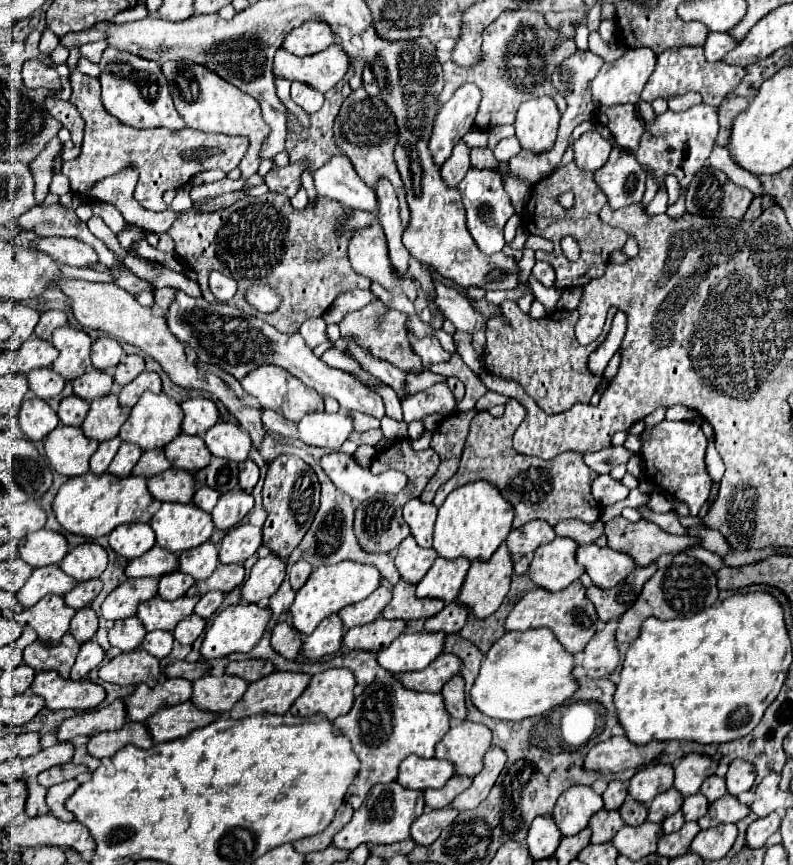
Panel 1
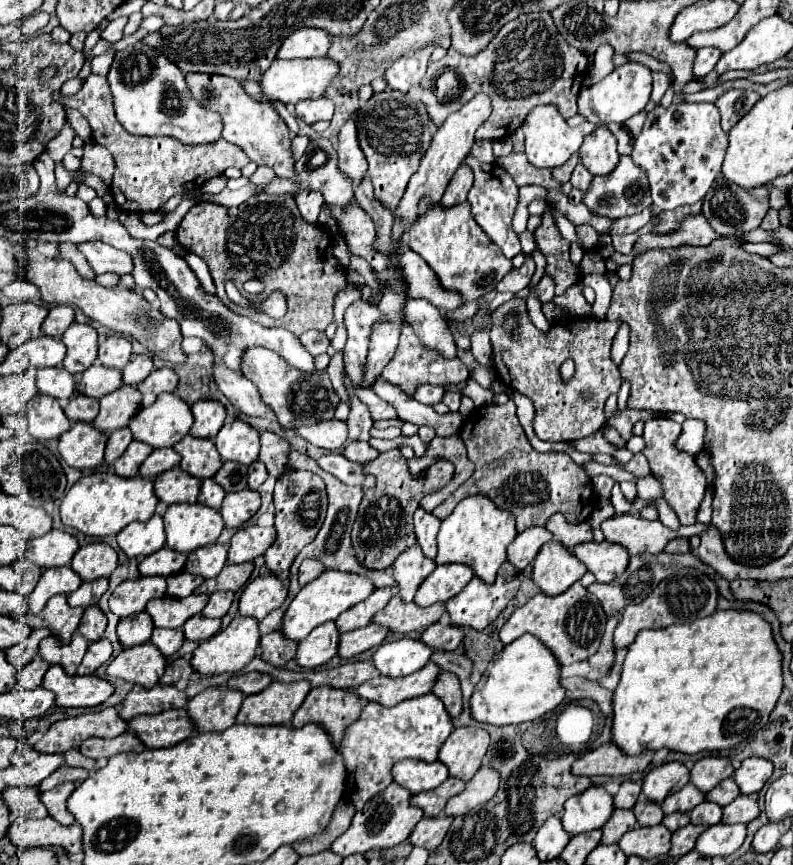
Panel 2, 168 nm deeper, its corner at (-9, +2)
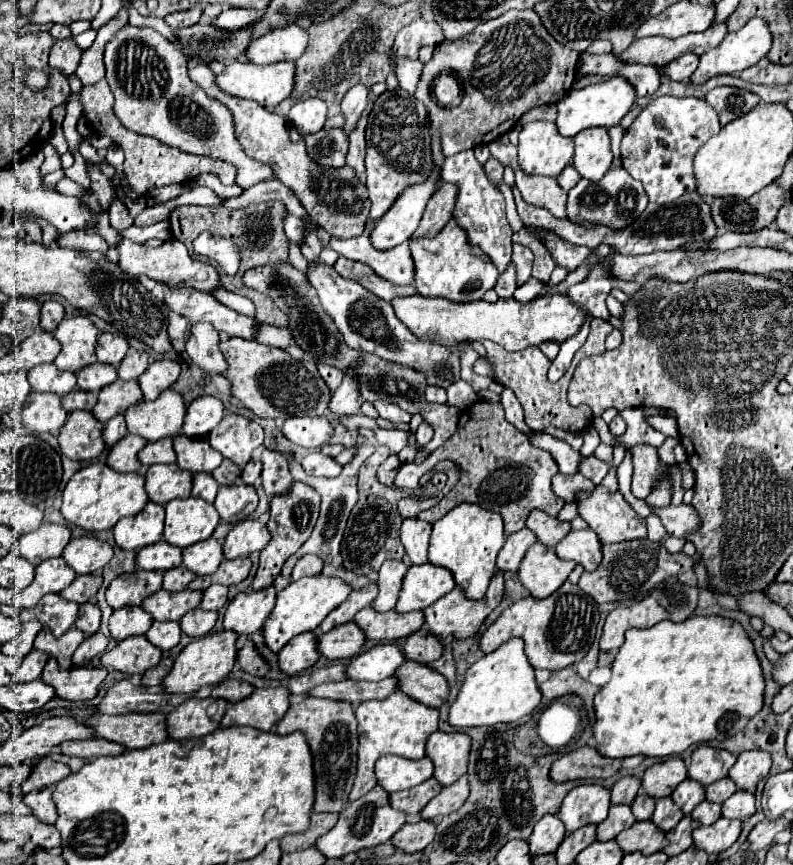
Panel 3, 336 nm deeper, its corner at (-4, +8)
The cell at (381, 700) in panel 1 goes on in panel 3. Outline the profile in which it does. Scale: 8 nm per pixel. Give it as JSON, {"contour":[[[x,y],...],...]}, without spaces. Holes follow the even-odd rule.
{"contour":[[[401,691],[391,693],[383,701],[365,701],[357,707],[355,717],[359,721],[359,761],[357,761],[357,779],[353,791],[349,795],[351,801],[363,797],[377,783],[373,775],[373,765],[383,755],[401,755],[405,759],[423,759],[425,757],[425,741],[431,733],[437,731],[439,711],[427,707],[423,703],[413,701]]]}

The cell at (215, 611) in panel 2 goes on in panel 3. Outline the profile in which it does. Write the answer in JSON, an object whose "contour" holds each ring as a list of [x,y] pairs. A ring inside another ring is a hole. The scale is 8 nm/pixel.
{"contour":[[[211,585],[205,589],[201,609],[205,611],[217,611],[227,603],[227,587],[225,585]]]}

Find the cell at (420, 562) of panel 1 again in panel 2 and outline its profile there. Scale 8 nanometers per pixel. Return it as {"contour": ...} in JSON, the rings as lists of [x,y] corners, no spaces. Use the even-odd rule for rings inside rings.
{"contour":[[[418,543],[410,549],[406,549],[392,565],[394,571],[394,579],[400,587],[400,595],[404,601],[412,601],[416,595],[416,589],[420,587],[420,583],[430,575],[430,571],[434,571],[436,563],[434,559],[426,559],[422,555],[422,549],[418,547]]]}

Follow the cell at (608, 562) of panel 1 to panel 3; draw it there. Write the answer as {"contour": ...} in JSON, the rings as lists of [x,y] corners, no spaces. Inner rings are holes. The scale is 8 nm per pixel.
{"contour":[[[591,529],[569,531],[555,547],[557,557],[571,559],[585,567],[585,571],[595,571],[601,563],[601,541]]]}

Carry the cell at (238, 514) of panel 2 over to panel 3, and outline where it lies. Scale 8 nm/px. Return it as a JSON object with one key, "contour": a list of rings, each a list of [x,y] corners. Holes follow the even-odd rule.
{"contour":[[[241,481],[235,485],[223,485],[223,487],[219,487],[219,493],[217,493],[217,499],[213,505],[219,511],[221,521],[235,525],[255,511],[257,493],[253,487],[249,487]]]}

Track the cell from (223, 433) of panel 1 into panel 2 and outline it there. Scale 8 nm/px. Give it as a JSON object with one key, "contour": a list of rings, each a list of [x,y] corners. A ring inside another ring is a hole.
{"contour":[[[240,419],[226,421],[216,435],[216,447],[224,461],[236,461],[250,465],[258,459],[260,441],[258,431]]]}

